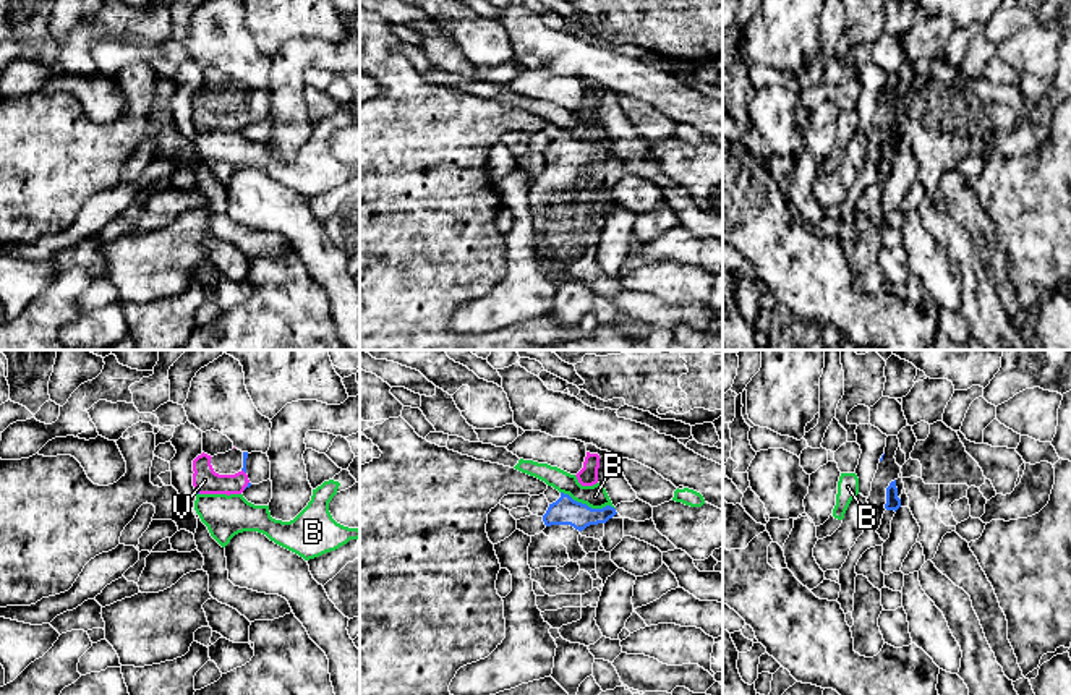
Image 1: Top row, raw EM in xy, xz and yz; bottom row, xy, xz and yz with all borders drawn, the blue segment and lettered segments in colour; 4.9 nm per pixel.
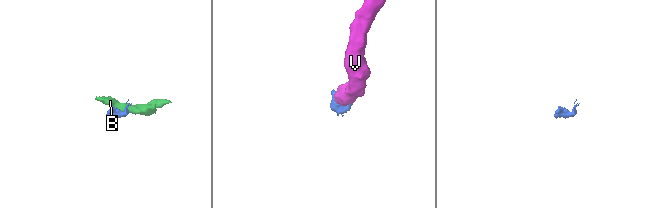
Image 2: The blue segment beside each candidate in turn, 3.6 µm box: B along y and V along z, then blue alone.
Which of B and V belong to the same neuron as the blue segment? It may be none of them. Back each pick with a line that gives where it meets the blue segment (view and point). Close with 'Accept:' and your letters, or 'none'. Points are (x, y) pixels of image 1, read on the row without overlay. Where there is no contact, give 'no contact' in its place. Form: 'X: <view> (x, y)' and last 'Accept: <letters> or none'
V: xy (248, 122)
Accept: V

